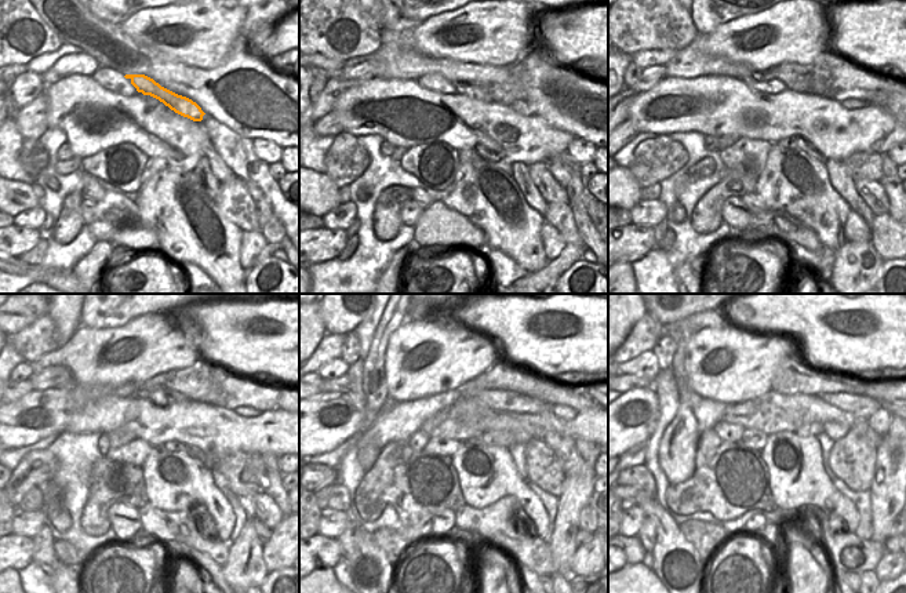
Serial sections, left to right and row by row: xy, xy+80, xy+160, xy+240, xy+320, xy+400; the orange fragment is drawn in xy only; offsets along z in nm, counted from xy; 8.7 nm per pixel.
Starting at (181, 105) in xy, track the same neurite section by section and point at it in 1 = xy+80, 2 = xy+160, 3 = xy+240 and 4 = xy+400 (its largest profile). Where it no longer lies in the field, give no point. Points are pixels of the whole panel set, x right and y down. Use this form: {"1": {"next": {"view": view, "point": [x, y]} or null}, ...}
{"1": {"next": {"view": "xy+80", "point": [487, 83]}}, "2": {"next": {"view": "xy+160", "point": [833, 76]}}, "3": {"next": {"view": "xy+240", "point": [203, 382]}}, "4": {"next": {"view": "xy+400", "point": [636, 382]}}}

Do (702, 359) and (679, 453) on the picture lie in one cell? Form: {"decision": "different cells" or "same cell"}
{"decision": "different cells"}

